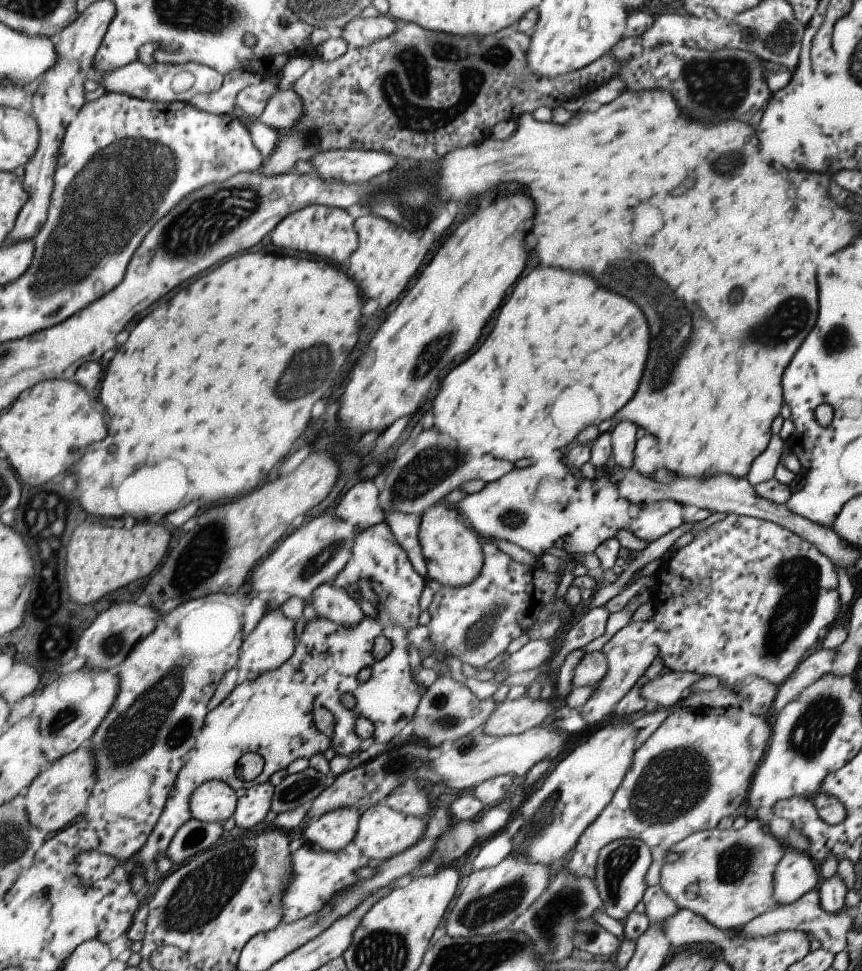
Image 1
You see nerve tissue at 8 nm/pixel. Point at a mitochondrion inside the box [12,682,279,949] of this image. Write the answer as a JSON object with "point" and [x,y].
{"point":[205,892]}

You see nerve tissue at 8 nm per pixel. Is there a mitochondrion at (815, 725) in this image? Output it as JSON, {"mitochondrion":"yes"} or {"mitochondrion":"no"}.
{"mitochondrion":"yes"}

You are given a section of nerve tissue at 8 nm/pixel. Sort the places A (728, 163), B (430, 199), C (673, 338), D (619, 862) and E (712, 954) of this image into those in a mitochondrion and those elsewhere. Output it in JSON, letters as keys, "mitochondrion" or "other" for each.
{"A":"mitochondrion","B":"mitochondrion","C":"mitochondrion","D":"mitochondrion","E":"other"}

